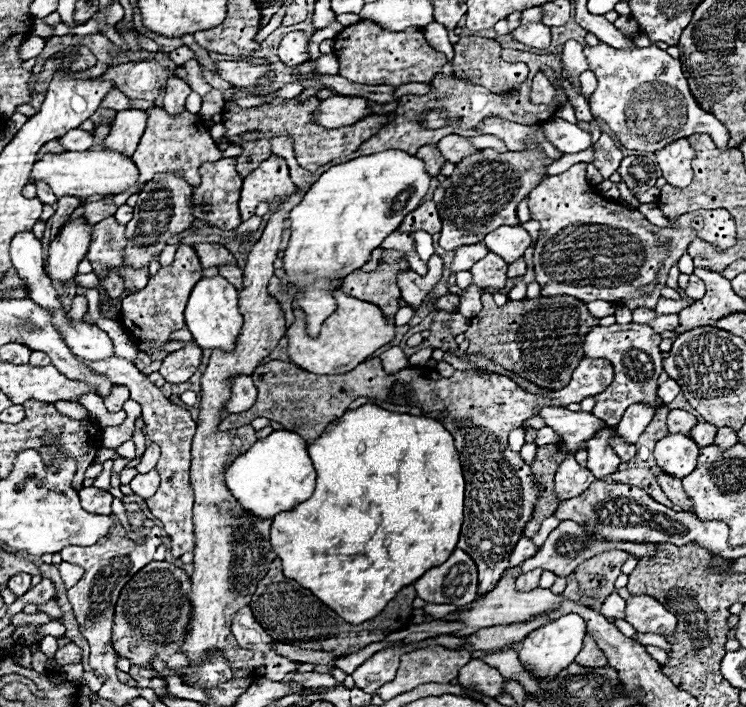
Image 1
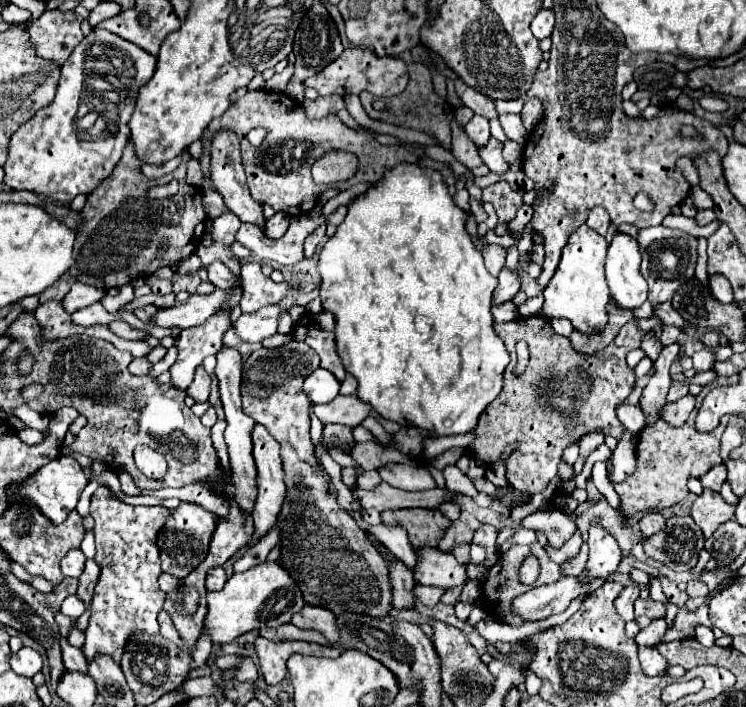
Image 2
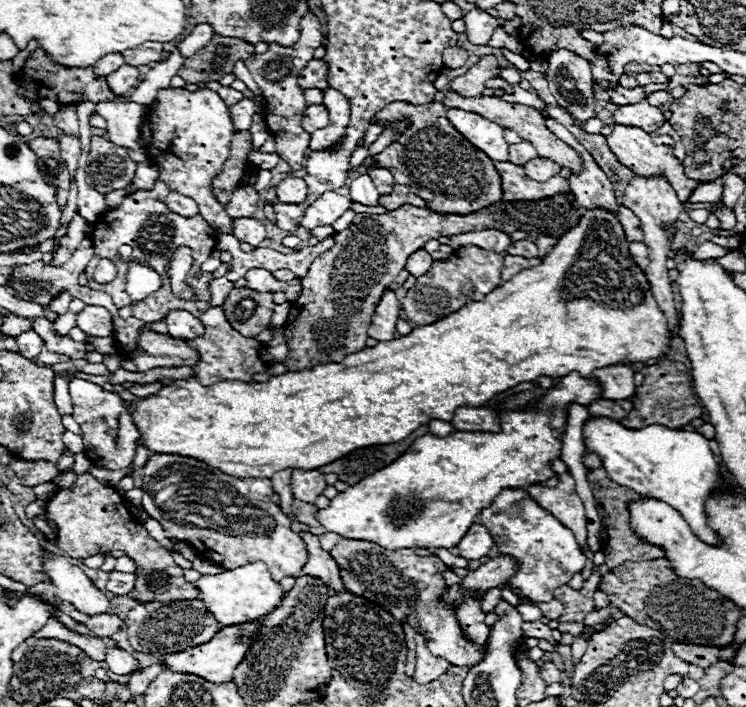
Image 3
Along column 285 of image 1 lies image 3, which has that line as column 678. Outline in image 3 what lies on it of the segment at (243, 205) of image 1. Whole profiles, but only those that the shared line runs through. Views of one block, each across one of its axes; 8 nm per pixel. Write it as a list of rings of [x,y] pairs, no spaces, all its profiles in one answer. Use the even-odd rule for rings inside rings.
[[[614,126],[614,132],[606,138],[610,144],[610,150],[614,152],[614,156],[618,156],[618,160],[622,164],[626,164],[626,168],[630,168],[634,174],[640,176],[664,176],[666,180],[670,180],[670,186],[674,188],[676,196],[686,202],[690,198],[690,194],[706,184],[700,180],[690,180],[686,178],[682,164],[678,162],[678,158],[672,154],[672,138],[670,136],[650,136],[648,132],[642,132],[640,128],[628,128],[628,126]]]

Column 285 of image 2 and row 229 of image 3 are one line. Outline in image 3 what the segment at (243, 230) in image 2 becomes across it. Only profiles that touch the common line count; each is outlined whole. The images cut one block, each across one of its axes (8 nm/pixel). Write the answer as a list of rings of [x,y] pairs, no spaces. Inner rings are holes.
[[[252,218],[252,220],[234,220],[234,236],[240,242],[248,242],[256,248],[264,240],[264,234],[266,234],[264,224],[256,218]]]

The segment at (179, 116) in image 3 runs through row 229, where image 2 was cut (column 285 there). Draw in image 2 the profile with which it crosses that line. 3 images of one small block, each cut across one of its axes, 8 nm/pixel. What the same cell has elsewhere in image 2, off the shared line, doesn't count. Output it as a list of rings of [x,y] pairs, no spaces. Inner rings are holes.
[[[276,212],[276,214],[266,222],[264,234],[266,234],[268,238],[280,238],[280,236],[284,236],[284,232],[288,230],[288,222],[290,222],[288,214]]]

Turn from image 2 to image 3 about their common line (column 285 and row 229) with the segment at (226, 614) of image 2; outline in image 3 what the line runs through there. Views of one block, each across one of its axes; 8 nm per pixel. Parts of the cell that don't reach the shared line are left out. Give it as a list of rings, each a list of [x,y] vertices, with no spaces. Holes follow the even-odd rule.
[[[602,208],[596,210],[586,210],[576,228],[570,228],[570,232],[558,236],[556,246],[548,256],[542,258],[542,264],[528,268],[520,274],[516,274],[512,280],[504,282],[498,286],[494,292],[484,296],[480,302],[470,302],[456,310],[454,314],[446,316],[444,320],[438,320],[428,326],[418,326],[410,334],[400,336],[390,342],[380,342],[374,348],[364,348],[362,352],[356,352],[352,356],[346,356],[342,362],[332,362],[332,364],[320,364],[310,370],[302,372],[288,372],[282,376],[272,376],[268,382],[240,382],[240,380],[222,380],[210,386],[202,386],[196,380],[176,380],[170,386],[164,386],[156,396],[150,396],[146,400],[134,402],[134,412],[132,420],[142,432],[140,444],[146,444],[152,454],[166,452],[166,454],[180,454],[180,456],[190,456],[196,460],[202,460],[214,468],[220,468],[222,472],[236,476],[236,478],[272,478],[278,470],[284,468],[302,468],[302,470],[316,470],[320,466],[326,466],[342,456],[346,452],[352,452],[354,448],[366,448],[370,444],[396,444],[410,436],[416,428],[424,426],[428,420],[442,420],[450,422],[454,416],[456,408],[470,408],[470,406],[482,406],[486,400],[494,398],[498,392],[510,390],[522,382],[532,382],[538,376],[566,376],[570,372],[578,372],[582,378],[588,378],[594,370],[618,364],[618,362],[642,362],[648,358],[656,358],[668,350],[670,338],[666,338],[668,332],[668,322],[666,316],[660,312],[652,292],[650,284],[644,276],[644,272],[634,264],[630,252],[628,252],[628,242],[624,236],[624,228],[618,222],[618,218],[612,212],[606,212]]]

